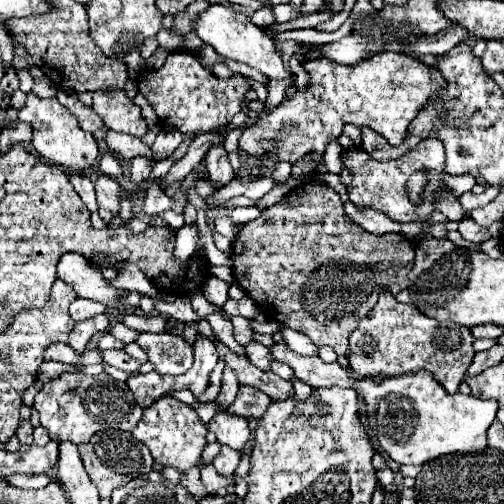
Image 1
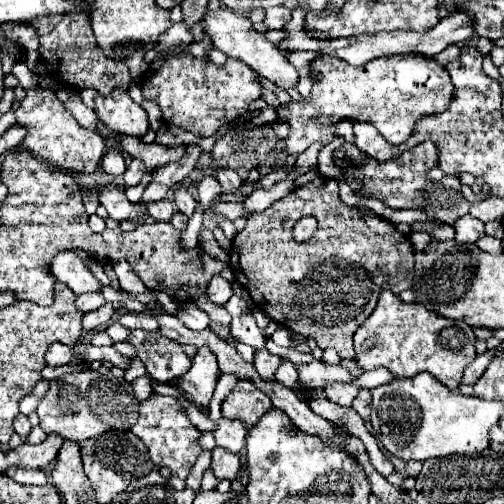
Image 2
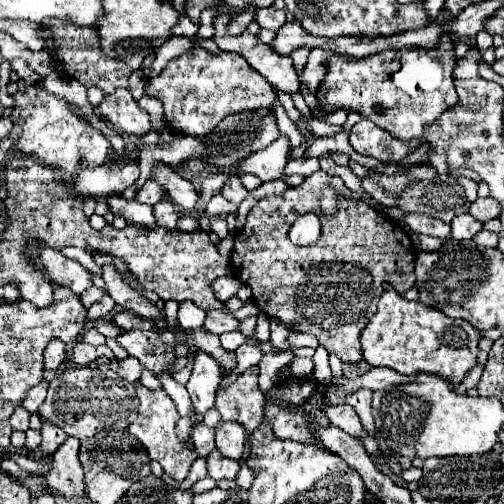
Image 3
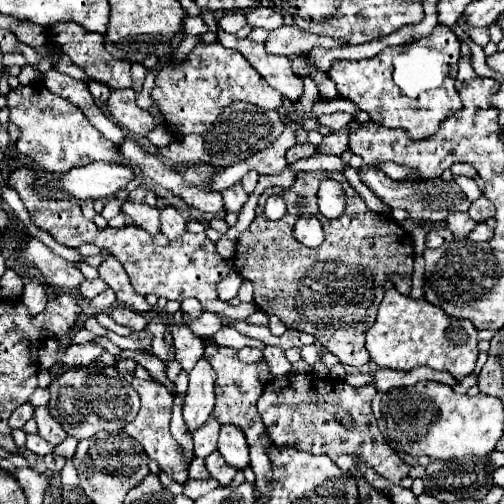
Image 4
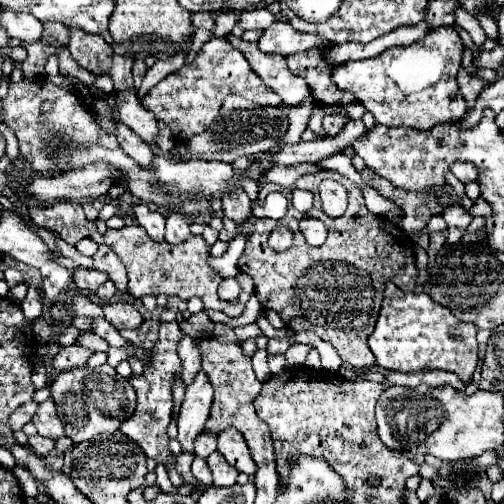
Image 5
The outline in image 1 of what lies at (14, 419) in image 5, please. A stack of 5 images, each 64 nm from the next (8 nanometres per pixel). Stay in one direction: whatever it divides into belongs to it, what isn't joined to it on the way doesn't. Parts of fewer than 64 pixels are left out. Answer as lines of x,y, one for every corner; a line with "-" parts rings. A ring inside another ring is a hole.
22,420
18,430
16,430
16,436
20,438
20,444
34,444
34,438
32,438
32,424

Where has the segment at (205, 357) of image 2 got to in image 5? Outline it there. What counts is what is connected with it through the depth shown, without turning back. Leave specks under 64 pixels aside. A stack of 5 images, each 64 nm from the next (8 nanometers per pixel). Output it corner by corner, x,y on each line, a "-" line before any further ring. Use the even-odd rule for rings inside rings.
200,368
192,384
186,386
182,408
178,414
178,442
184,452
194,450
194,440
204,430
204,424
210,416
210,406
212,406
212,384

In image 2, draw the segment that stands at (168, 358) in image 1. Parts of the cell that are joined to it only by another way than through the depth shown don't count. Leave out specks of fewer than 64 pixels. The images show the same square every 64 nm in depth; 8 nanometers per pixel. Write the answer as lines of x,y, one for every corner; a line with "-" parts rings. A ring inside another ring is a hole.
134,330
128,342
136,346
138,358
146,364
148,374
152,374
158,382
174,380
192,366
192,358
184,352
182,344
162,336
160,332

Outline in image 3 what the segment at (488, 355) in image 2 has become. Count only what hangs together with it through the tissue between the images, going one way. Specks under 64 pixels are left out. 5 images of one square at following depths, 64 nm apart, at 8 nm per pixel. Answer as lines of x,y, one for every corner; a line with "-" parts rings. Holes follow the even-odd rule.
476,364
476,366
474,366
474,368
464,376
464,380
462,380
462,388
464,388
464,390
456,389
455,392
457,394
465,394
467,389
476,388
480,376
482,376
482,366

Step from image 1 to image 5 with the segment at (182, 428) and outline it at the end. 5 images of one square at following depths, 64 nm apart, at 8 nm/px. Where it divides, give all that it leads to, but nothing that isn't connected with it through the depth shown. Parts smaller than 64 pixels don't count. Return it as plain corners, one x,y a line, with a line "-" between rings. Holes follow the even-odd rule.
160,310
160,338
156,342
156,350
152,352
152,364
144,366
144,374
142,376
132,376
130,384
134,386
136,394
138,394
138,406
136,412
120,426
120,430
124,432
124,436
128,436
130,440
138,442
144,450
144,454
152,460
156,460
158,464
164,464
168,468
168,474
172,478
172,482
176,486
182,484
182,476
178,474
178,470
174,468
174,464
170,464
172,460
172,452
168,448
168,424
172,418
172,410
174,410
174,400
172,400
172,380
176,376
176,372
182,370
182,362
176,354
176,346
180,342
180,338
184,336
184,332
180,330
178,322
176,322
176,312
174,310

